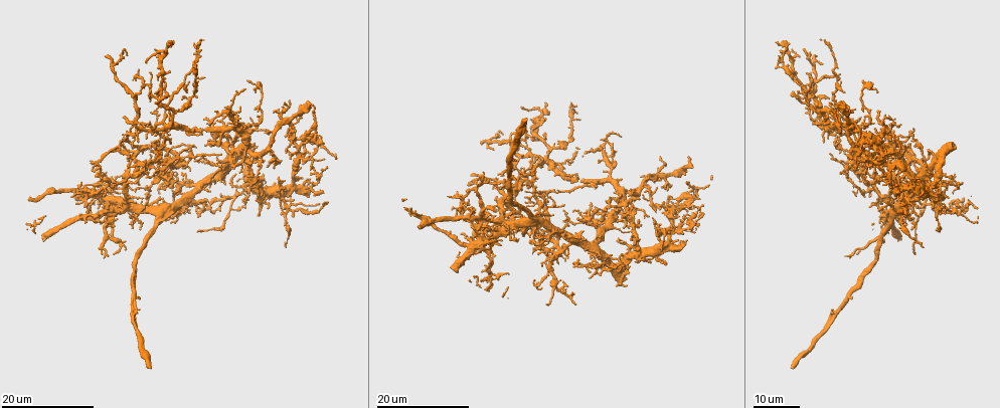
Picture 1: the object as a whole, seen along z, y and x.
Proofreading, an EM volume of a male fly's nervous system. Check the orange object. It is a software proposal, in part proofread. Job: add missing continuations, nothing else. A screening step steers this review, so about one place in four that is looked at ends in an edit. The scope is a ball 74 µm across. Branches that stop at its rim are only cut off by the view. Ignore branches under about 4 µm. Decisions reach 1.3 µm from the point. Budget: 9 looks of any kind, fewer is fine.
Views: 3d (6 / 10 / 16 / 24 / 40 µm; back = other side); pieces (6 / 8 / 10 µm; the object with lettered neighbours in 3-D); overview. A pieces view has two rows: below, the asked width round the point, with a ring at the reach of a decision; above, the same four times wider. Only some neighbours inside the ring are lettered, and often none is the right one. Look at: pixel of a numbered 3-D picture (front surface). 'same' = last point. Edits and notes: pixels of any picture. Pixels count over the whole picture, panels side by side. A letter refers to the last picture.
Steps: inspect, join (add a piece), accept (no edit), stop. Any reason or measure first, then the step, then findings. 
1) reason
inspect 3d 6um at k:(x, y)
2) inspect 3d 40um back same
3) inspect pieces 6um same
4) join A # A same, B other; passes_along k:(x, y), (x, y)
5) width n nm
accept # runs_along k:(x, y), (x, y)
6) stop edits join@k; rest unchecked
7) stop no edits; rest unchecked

branch stops here
inspect 3d 16um at 1:(199, 215)

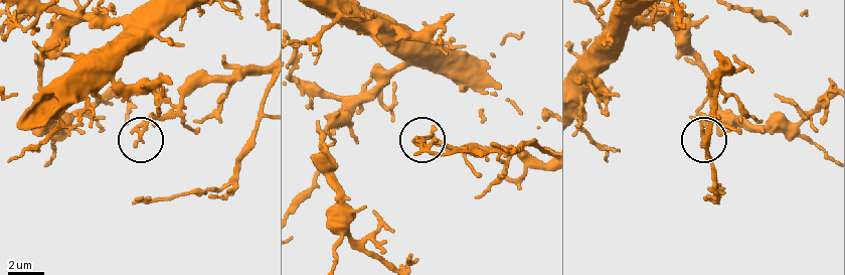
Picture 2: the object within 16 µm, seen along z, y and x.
what lies round it
inspect pieces 8um at 2:(137, 146)

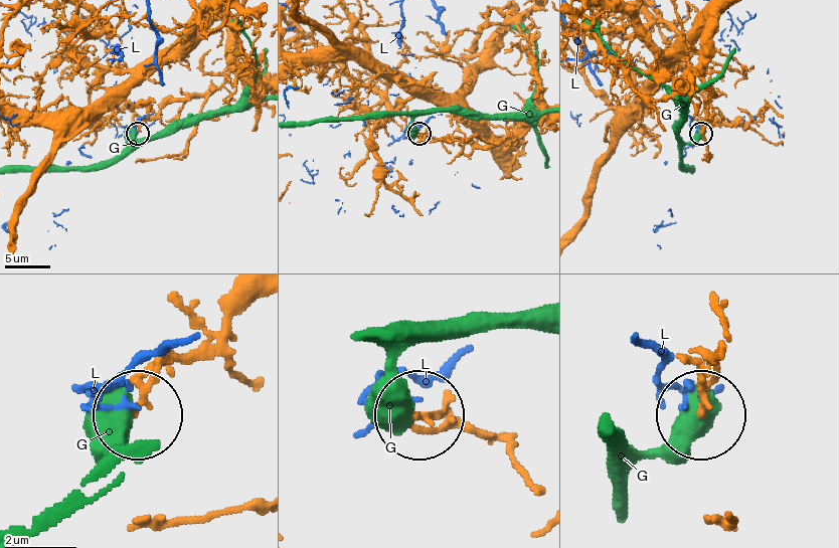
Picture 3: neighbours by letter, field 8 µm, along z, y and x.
accept # G other, L other; runs_along 3:(718, 348), (701, 407); no lettered piece goes on from it

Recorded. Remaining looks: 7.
an open end
inspect 3d 16um at 1:(604, 171)

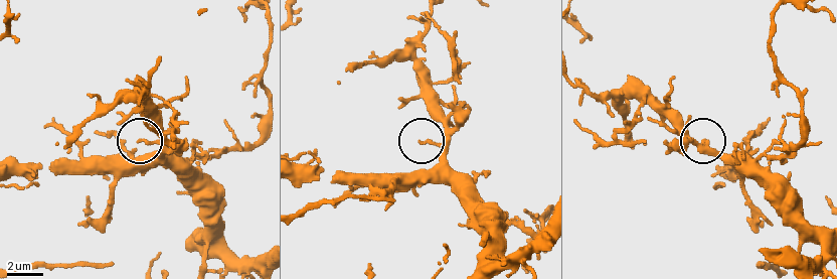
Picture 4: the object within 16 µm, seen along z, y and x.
inspect pieces 10um at 4:(421, 142)

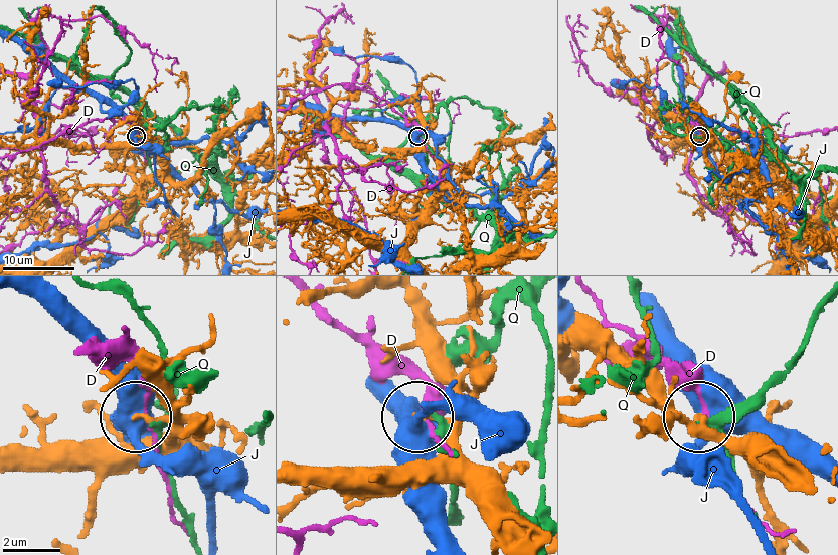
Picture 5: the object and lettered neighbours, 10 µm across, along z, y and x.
accept # D other, J other, Q other; no lettered piece goes on from it

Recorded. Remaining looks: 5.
branch stops here
inspect 3d 24um at 1:(219, 155)

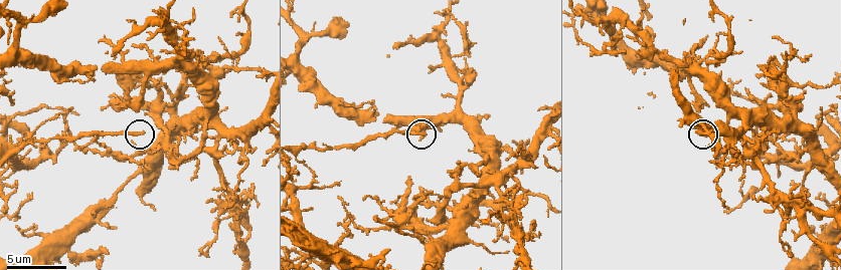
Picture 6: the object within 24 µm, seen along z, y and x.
see the neighbours
inspect pieces 8um at 6:(142, 134)

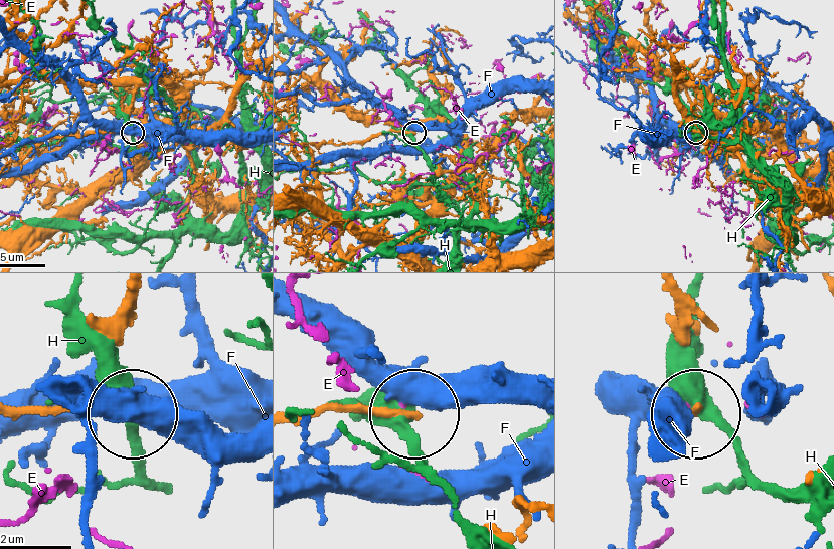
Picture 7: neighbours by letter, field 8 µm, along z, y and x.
accept # E other, F other, H other; runs_along 7:(314, 179), (330, 166), (319, 150), (323, 144), (412, 133); none of them fits

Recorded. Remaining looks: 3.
free end
inspect 3d 24um at 1:(526, 187)

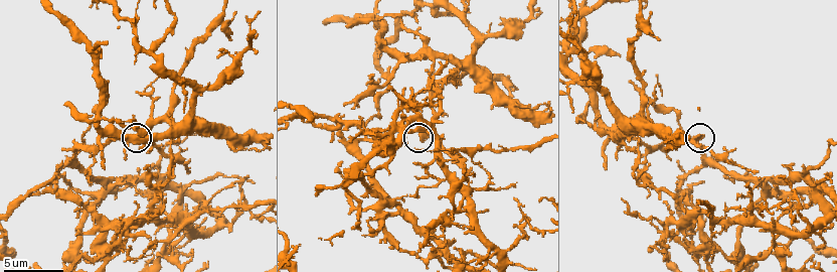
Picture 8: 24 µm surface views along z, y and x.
inspect pieces 8um at 8:(420, 137)

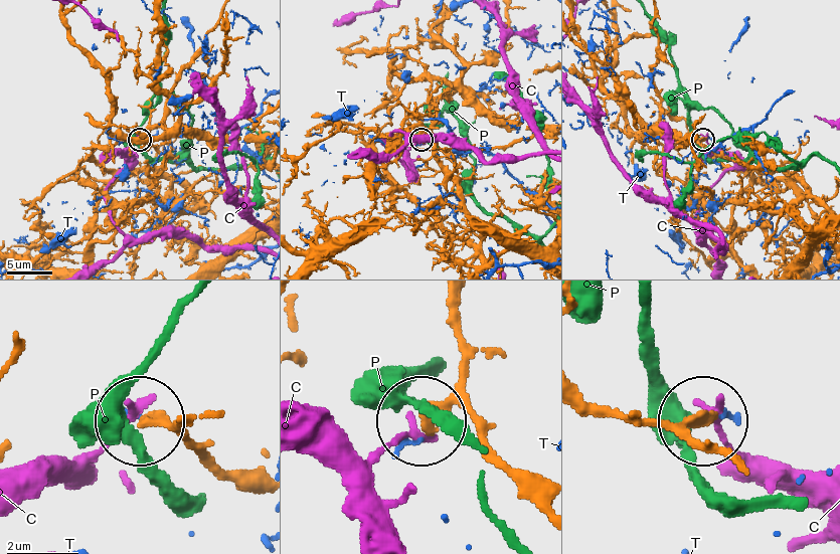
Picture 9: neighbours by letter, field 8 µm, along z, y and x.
accept # C other, P other, T other; runs_along 9:(462, 297), (462, 378), (429, 420); no lettered piece goes on from it

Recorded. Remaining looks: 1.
stop no edits; rest unchecked

